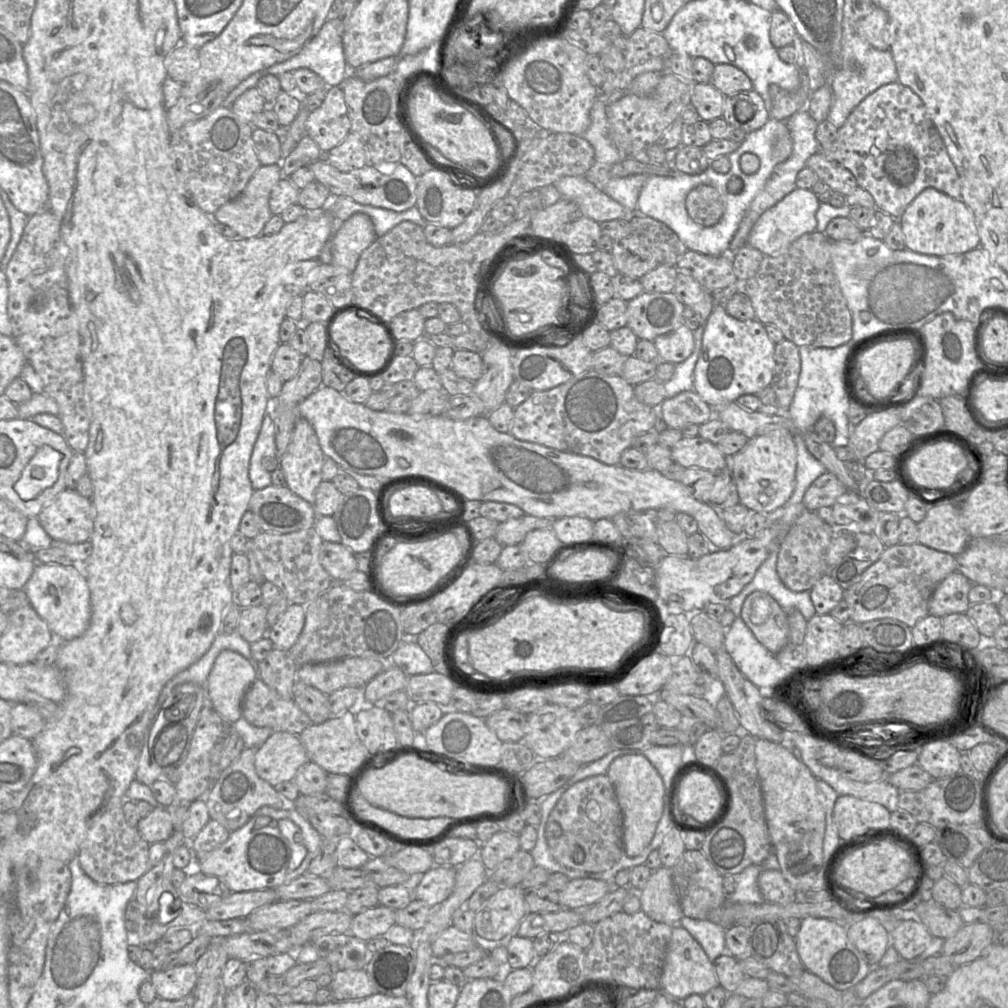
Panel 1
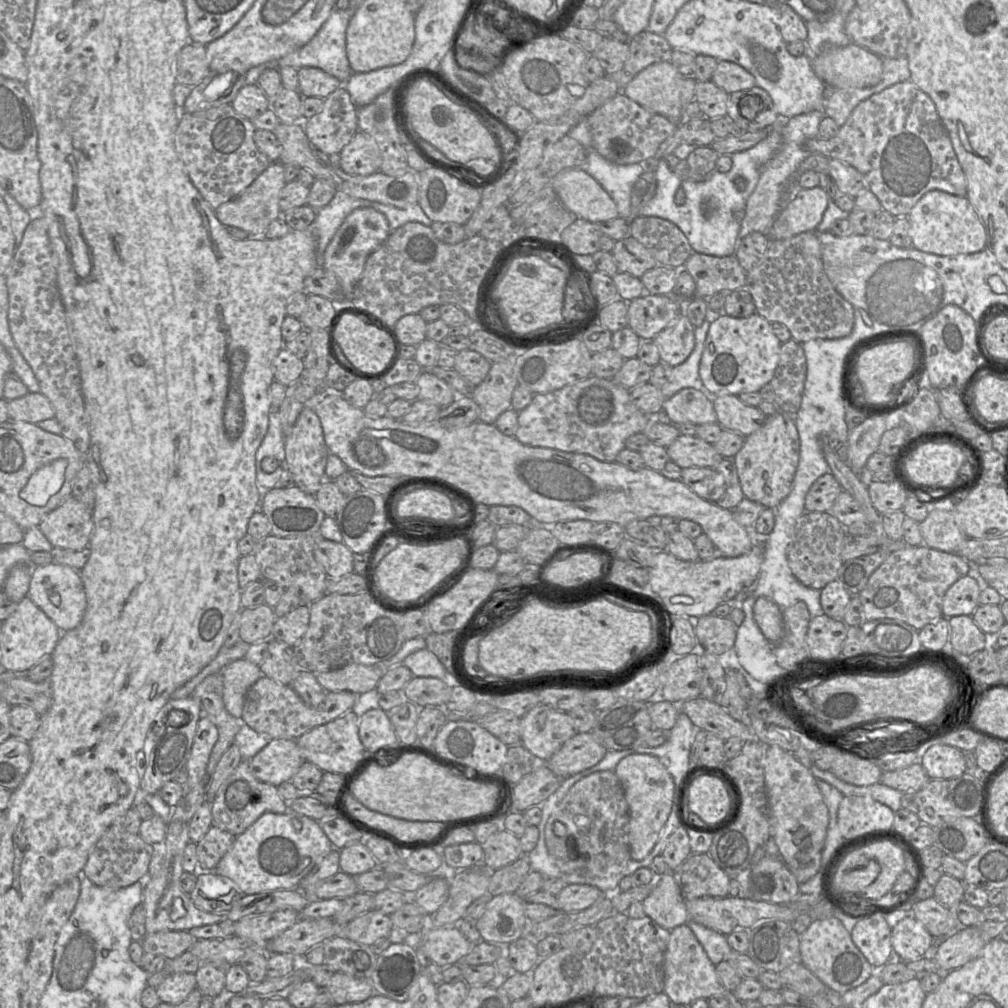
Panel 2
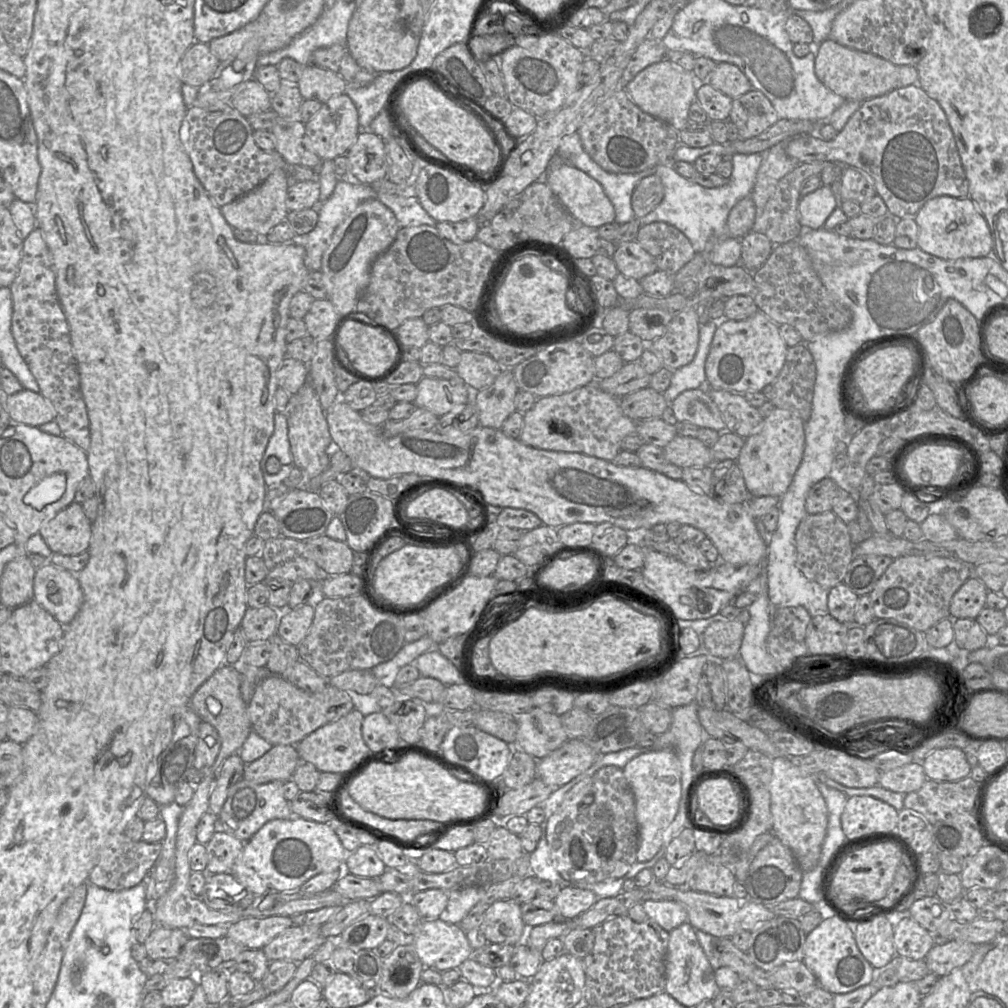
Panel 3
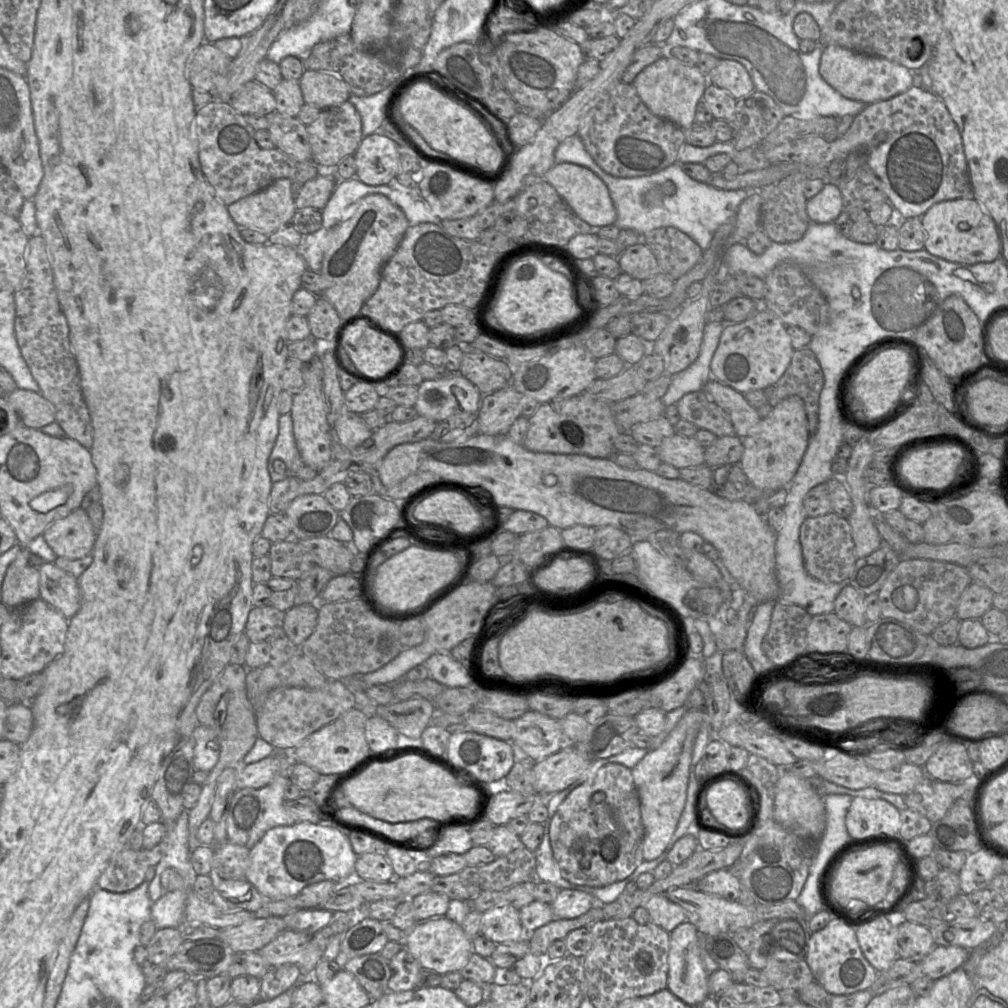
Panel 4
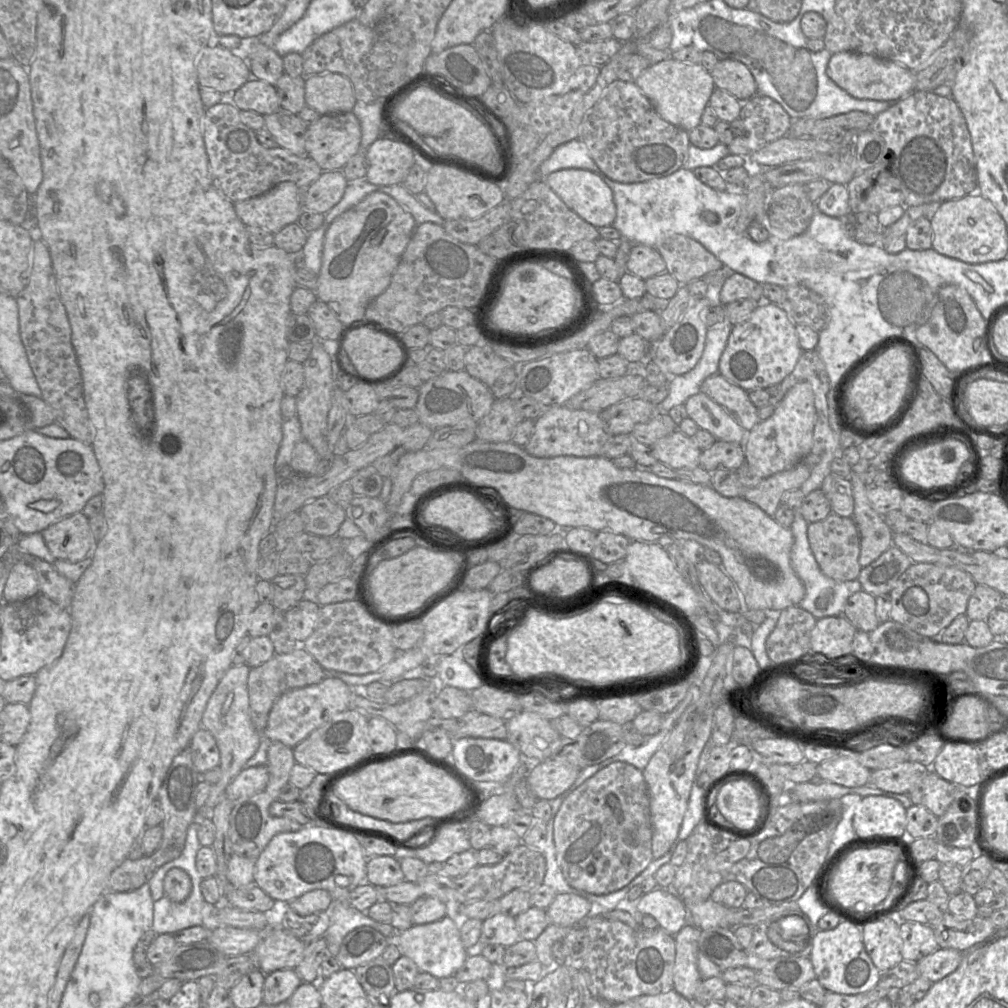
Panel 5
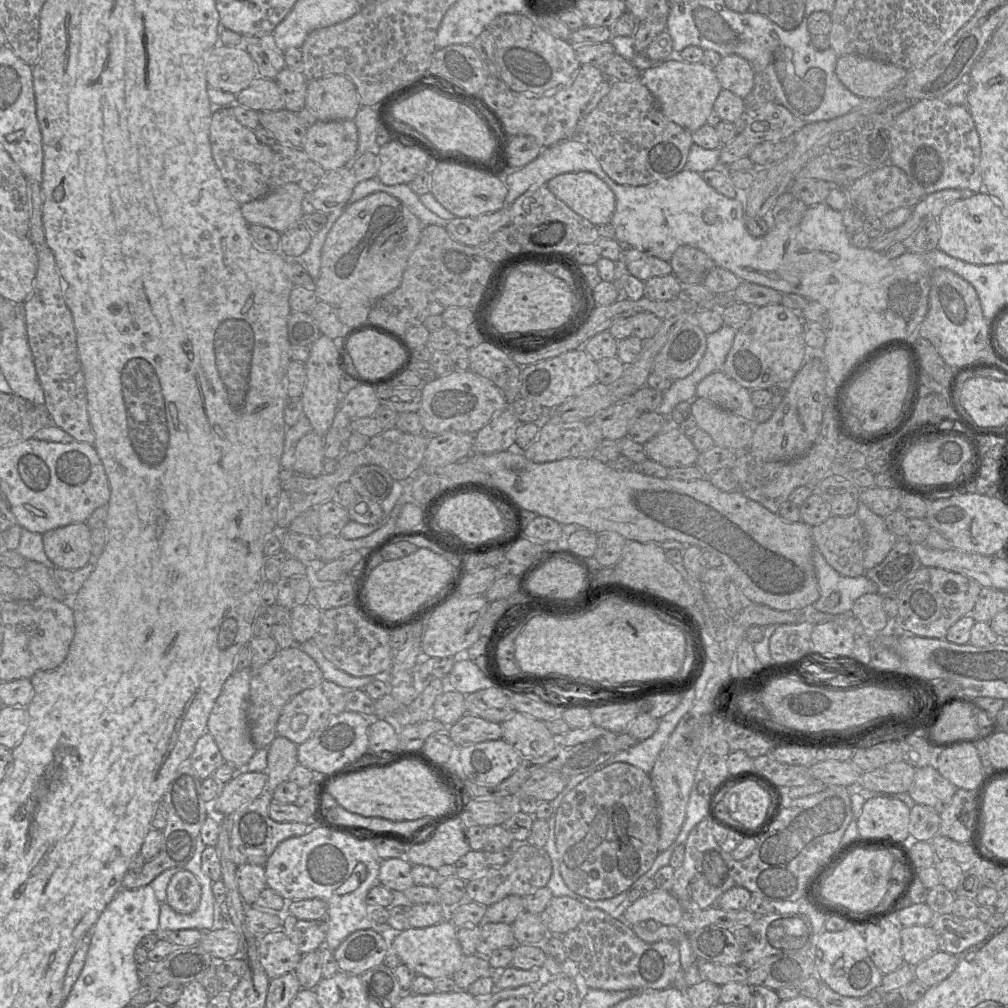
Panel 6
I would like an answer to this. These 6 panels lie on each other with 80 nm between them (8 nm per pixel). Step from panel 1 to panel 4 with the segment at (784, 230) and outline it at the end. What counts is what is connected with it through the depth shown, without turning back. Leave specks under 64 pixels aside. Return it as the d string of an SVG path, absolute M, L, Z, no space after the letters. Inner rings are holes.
M826 181L823 189L806 203L807 215L813 223L833 223L842 210L841 189L830 181Z

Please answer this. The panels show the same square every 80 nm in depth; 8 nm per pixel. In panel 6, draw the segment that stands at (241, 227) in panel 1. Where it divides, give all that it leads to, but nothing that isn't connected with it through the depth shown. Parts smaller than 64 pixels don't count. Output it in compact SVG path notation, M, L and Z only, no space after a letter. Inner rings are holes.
M287 183L268 195L241 205L241 213L249 225L269 227L283 233L301 221L305 191L295 183Z

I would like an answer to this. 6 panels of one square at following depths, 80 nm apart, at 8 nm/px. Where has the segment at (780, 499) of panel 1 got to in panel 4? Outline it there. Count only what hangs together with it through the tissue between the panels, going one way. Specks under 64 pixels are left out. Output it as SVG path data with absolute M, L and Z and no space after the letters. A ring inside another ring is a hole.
M789 396L774 406L766 418L743 438L743 455L739 462L754 492L775 492L787 488L807 449L810 432L804 401Z

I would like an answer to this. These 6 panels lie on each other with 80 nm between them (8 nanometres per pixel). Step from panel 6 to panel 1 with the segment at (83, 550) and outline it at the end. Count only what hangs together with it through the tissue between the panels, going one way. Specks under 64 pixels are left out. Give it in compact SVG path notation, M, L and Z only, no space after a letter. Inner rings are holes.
M65 488L37 518L53 540L81 543L92 536L95 508L92 498L83 497L76 489Z

